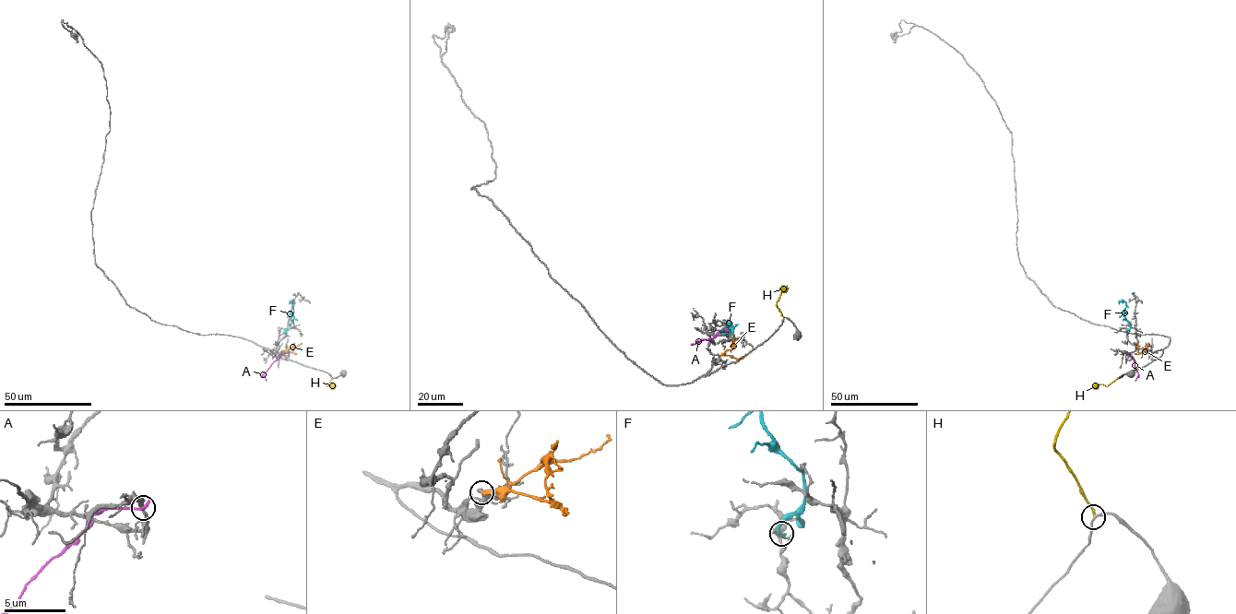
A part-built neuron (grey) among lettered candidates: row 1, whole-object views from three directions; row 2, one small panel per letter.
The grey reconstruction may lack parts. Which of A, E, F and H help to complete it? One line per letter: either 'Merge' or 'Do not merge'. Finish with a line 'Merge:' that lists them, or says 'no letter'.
A: Do not merge
E: Merge
F: Do not merge
H: Do not merge
Merge: E

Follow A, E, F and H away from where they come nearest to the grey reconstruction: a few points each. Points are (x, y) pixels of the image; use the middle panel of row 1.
A: (726, 329), (713, 337), (695, 344), (698, 340)
E: (719, 356), (733, 348), (731, 344), (734, 338)
F: (722, 329), (722, 333), (732, 331), (733, 326), (730, 327), (727, 319)
H: (783, 318), (776, 304), (785, 285)

